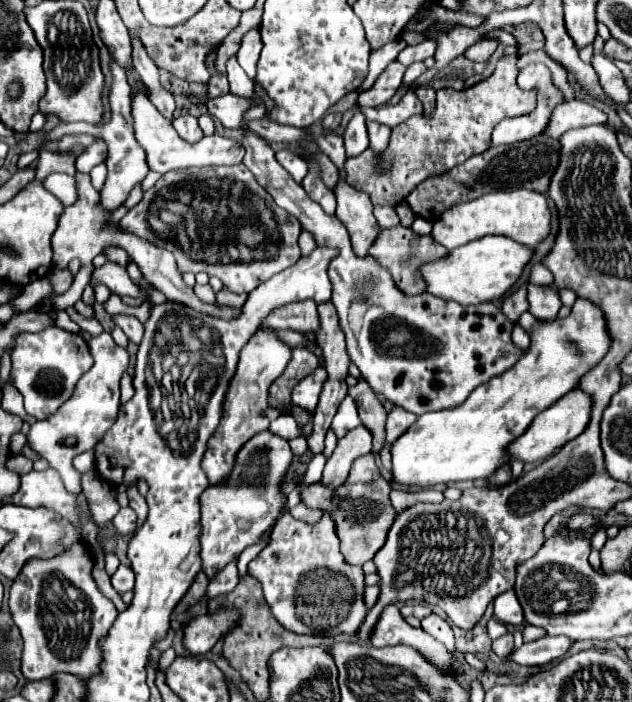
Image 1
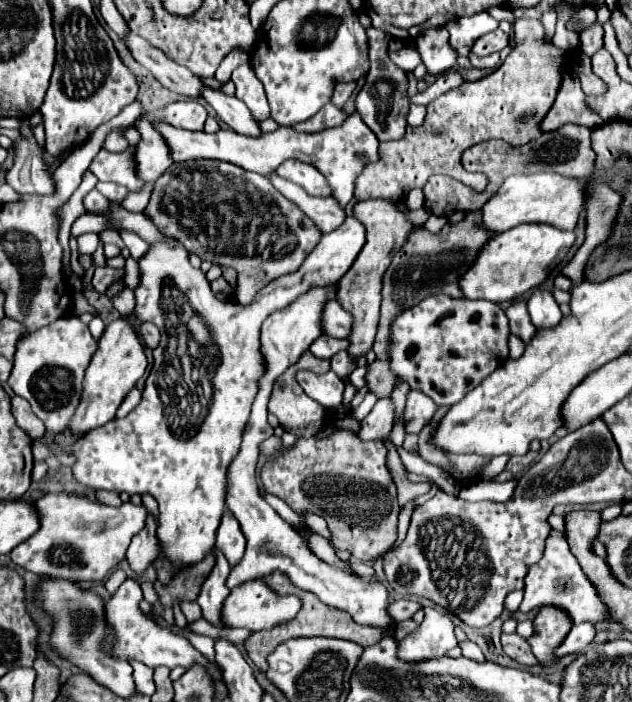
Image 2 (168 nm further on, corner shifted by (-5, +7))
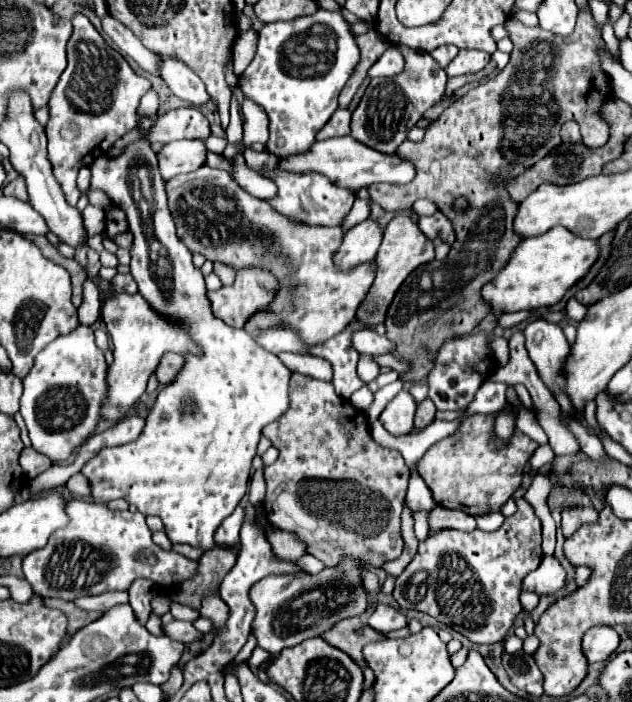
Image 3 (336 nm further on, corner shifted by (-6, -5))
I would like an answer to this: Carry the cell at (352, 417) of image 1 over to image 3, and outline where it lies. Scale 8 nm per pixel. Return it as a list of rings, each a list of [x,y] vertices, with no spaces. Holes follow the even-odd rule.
[[[361,354],[359,364],[357,364],[357,372],[359,372],[359,378],[361,378],[361,380],[371,382],[371,380],[375,380],[377,374],[379,374],[379,364],[377,364],[369,354]]]

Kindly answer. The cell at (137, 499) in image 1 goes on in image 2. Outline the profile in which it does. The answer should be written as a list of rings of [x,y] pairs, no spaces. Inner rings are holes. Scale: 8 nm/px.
[[[148,512],[148,524],[144,524],[144,528],[132,538],[126,558],[130,562],[132,572],[142,572],[148,564],[152,564],[156,560],[158,554],[158,540],[156,540],[156,520],[154,514]]]

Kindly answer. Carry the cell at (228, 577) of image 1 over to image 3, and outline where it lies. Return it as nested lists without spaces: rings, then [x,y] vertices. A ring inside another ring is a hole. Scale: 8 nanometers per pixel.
[[[237,506],[235,512],[231,516],[227,516],[221,522],[221,526],[217,528],[217,532],[215,532],[215,544],[237,548],[239,546],[239,530],[241,530],[243,518],[245,518],[245,512],[243,512],[241,506]]]

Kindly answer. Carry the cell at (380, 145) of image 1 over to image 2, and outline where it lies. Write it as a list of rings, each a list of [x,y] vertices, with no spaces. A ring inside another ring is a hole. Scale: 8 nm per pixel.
[[[368,28],[370,40],[370,72],[366,76],[366,84],[358,92],[356,110],[362,114],[364,124],[378,136],[378,140],[400,140],[406,132],[406,112],[410,102],[406,100],[406,86],[408,78],[404,70],[396,68],[384,50],[384,32]]]

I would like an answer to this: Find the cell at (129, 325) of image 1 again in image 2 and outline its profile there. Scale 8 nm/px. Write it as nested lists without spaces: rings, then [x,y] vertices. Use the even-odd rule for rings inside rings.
[[[142,322],[136,332],[138,332],[138,336],[144,340],[144,344],[146,344],[148,348],[156,348],[156,346],[158,346],[158,342],[160,342],[160,332],[158,332],[158,328],[156,328],[152,322]]]

